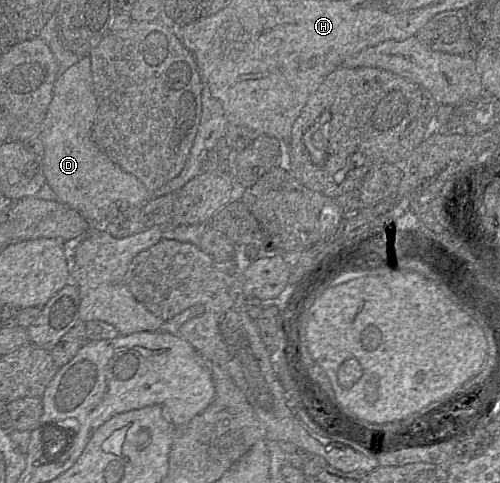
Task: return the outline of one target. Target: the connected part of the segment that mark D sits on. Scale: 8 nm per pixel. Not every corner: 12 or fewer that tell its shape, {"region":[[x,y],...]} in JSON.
{"region":[[91,59],[58,75],[39,133],[57,201],[104,229],[152,192],[94,142]]}

